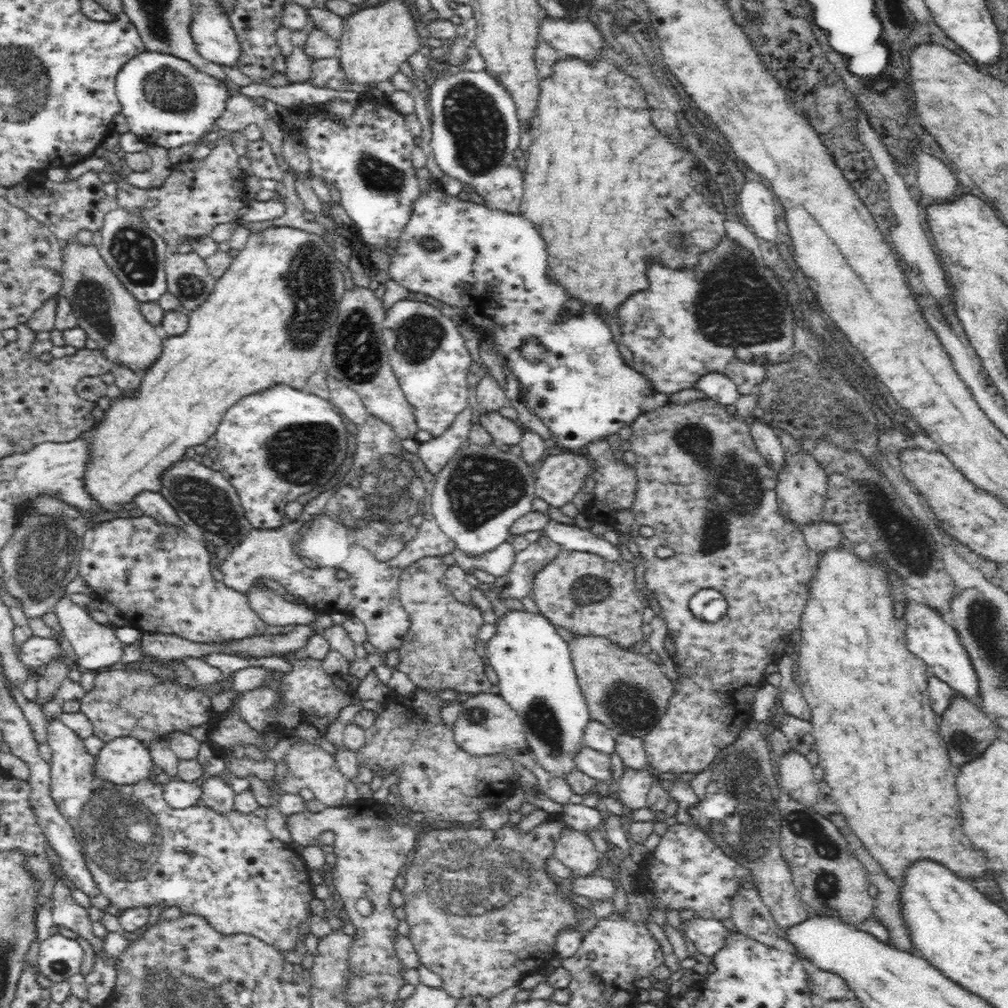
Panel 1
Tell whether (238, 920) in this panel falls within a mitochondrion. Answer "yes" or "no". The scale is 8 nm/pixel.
no

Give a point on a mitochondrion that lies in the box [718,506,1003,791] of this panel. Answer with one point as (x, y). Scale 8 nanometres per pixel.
(963, 744)

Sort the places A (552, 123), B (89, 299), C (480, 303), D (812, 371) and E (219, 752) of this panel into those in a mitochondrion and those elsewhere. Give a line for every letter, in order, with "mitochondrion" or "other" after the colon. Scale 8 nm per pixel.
A: other
B: mitochondrion
C: other
D: mitochondrion
E: other

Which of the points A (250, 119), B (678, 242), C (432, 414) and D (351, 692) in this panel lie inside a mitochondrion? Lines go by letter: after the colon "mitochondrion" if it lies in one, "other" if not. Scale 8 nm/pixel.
A: other
B: mitochondrion
C: other
D: other

